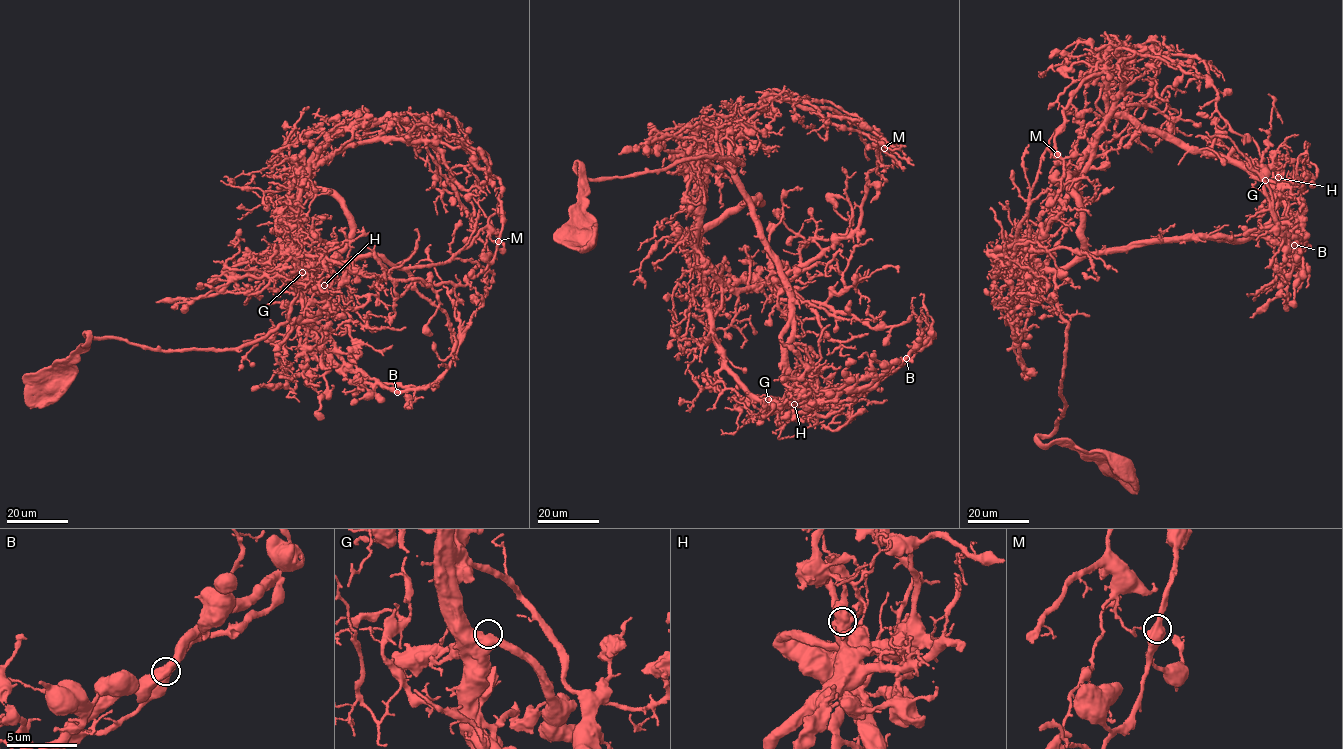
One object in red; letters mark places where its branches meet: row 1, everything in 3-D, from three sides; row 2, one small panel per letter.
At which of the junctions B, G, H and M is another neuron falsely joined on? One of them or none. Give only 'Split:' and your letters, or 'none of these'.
Split: none of these

